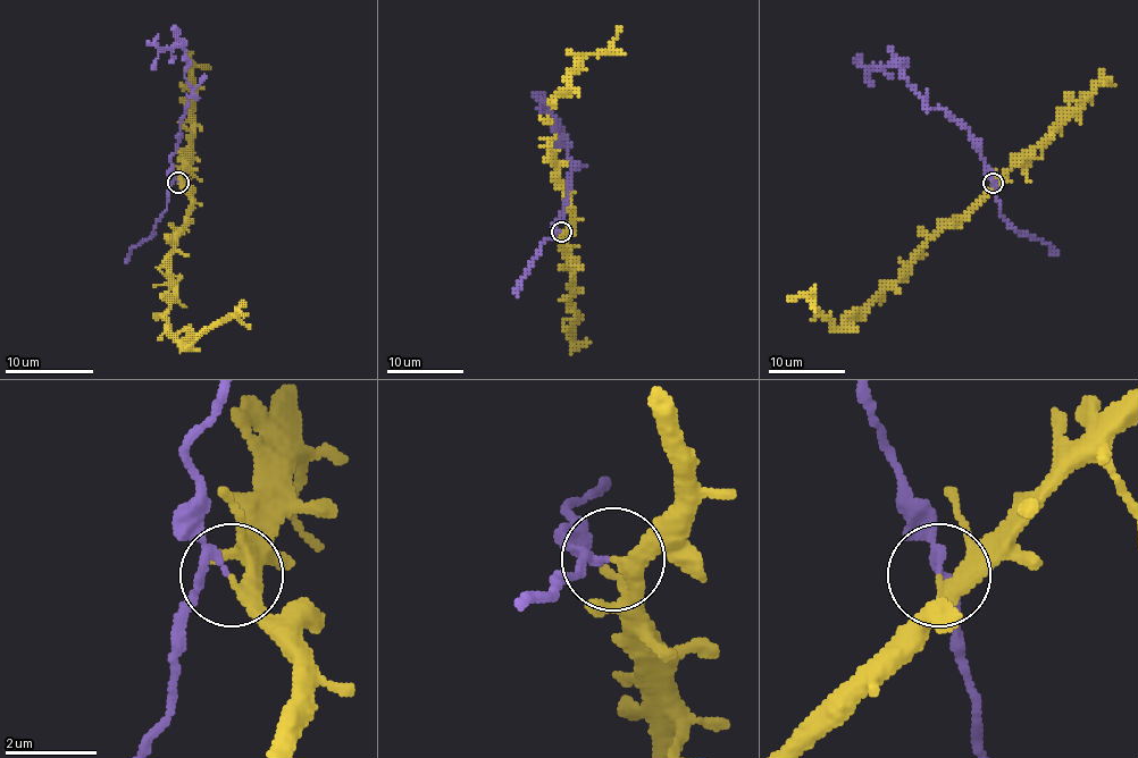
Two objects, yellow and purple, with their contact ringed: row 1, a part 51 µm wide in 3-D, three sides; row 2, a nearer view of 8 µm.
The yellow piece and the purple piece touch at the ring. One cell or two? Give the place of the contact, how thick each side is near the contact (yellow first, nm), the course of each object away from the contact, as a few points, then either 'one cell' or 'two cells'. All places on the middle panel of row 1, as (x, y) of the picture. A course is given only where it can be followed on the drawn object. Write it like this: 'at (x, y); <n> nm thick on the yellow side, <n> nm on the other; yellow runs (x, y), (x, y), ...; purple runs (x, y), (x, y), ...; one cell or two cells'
at (561, 232); 280 nm thick on the yellow side, 140 nm on the other; yellow runs (560, 232), (571, 207), (554, 161), (551, 103), (568, 74), (612, 45), (622, 26); purple runs (560, 232), (554, 222), (560, 217), (571, 168), (566, 153), (568, 137), (549, 109), (543, 104), (537, 109); two cells

